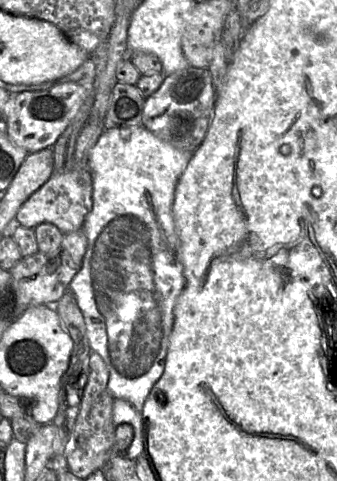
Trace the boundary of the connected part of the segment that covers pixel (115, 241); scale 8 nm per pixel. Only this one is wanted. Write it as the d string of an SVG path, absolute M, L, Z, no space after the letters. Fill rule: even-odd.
M143 126L112 128L105 130L90 150L88 164L93 179L92 209L86 217L82 230L87 237L87 250L80 271L73 278L69 289L77 299L84 317L87 337L92 352L98 353L109 369L108 388L115 399L124 399L142 412L145 401L165 371L168 348L174 328L175 306L184 287L184 275L180 261L180 244L173 214L173 202L177 182L194 152L178 149L163 141Z

